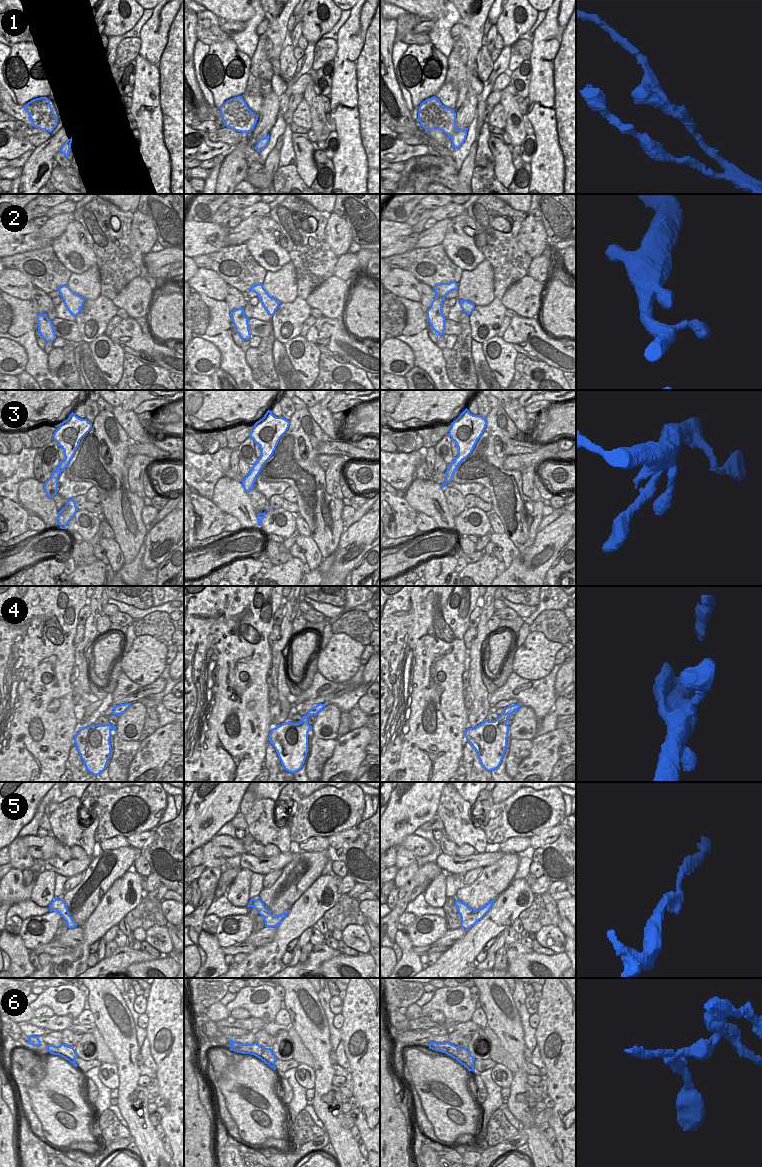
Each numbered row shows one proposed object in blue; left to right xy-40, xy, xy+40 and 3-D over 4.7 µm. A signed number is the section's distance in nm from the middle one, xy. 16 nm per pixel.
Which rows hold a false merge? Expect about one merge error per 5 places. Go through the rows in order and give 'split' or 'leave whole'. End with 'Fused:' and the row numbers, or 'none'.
1: leave whole
2: leave whole
3: leave whole
4: leave whole
5: leave whole
6: split
Fused: 6

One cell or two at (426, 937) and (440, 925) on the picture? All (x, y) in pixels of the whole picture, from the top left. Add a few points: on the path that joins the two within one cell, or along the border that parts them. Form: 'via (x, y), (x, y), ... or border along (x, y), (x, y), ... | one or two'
via (429, 934), (437, 927) | one

